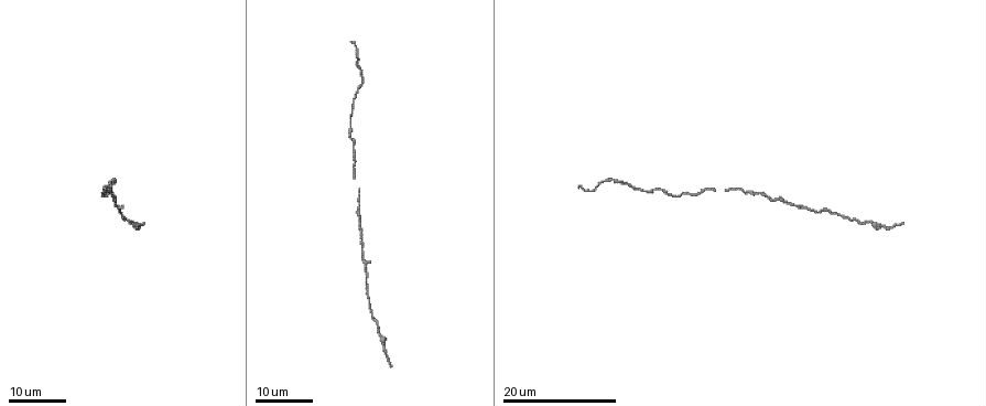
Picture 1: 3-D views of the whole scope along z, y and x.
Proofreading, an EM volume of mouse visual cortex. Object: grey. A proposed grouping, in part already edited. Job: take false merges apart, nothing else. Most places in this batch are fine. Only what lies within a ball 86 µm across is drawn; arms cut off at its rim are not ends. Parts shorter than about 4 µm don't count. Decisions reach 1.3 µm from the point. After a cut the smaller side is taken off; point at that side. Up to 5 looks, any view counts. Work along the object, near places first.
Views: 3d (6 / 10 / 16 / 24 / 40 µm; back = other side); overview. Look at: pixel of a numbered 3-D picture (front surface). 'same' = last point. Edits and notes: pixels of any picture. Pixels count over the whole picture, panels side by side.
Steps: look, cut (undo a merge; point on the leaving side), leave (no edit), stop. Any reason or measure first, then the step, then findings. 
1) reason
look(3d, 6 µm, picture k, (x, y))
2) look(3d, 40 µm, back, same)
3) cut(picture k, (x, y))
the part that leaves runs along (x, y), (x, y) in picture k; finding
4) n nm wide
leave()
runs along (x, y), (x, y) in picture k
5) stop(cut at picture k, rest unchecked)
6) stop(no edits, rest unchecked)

thin neck
look(3d, 16 µm, picture 1, (117, 212))

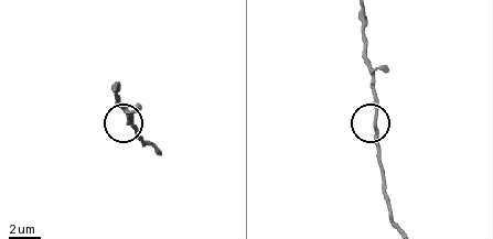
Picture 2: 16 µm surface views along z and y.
look(3d, 10 µm, picture 2, (374, 116))

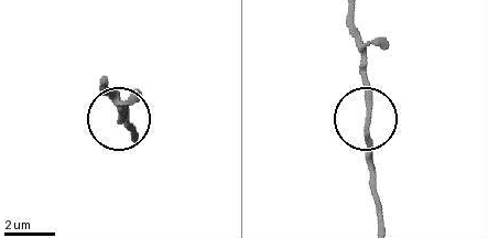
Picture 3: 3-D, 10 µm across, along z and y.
look(3d, 6 µm, picture 3, (366, 120))

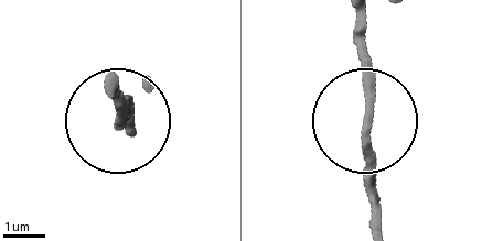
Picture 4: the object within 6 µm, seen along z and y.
leave()
runs along (356, 19), (377, 226) in picture 4; continuous, no second cell

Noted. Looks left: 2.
thick turns thin
look(3d, 24 µm, picture 1, (868, 223))

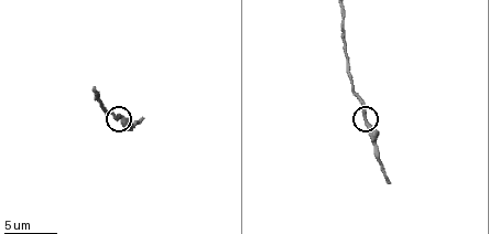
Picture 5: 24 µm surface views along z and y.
look(3d, 10 µm, picture 5, (120, 115))

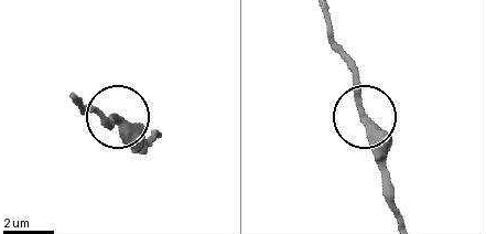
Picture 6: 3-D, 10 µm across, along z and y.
290 nm wide
leave()
runs along (324, 16), (333, 46), (352, 72), (356, 104), (379, 159) in picture 6; all the same cell

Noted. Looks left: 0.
stop(no edits, rest unchecked)

